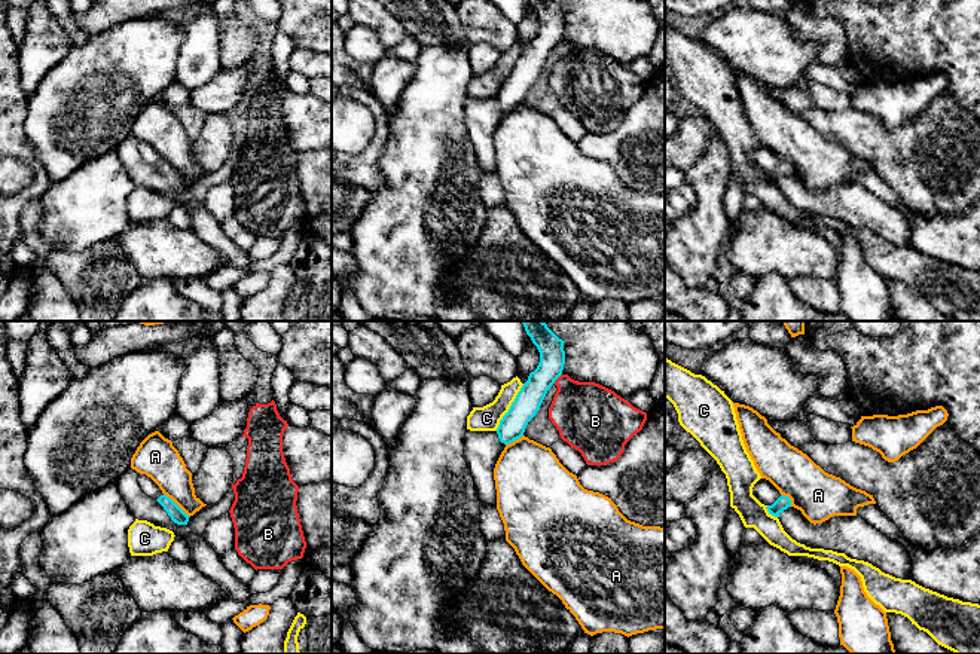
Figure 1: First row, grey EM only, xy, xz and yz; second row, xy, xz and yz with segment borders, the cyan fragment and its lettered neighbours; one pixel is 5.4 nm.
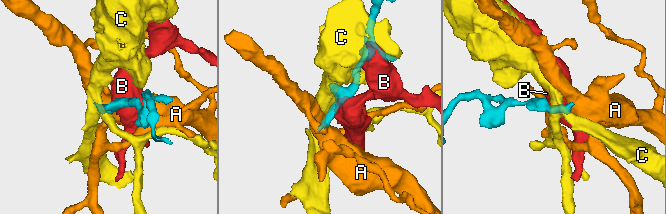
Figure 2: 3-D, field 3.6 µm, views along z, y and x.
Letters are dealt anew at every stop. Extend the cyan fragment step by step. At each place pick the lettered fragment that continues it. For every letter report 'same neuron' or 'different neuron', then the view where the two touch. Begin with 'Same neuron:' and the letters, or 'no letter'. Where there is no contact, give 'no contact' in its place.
Same neuron: no letter
A: different neuron | xy
B: different neuron | xz
C: different neuron | xz

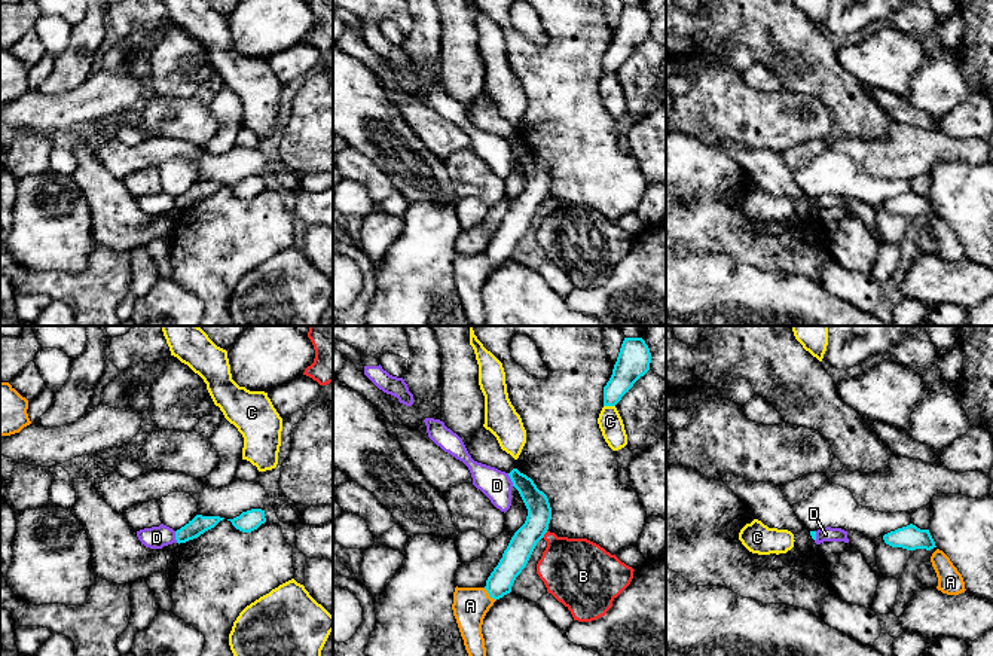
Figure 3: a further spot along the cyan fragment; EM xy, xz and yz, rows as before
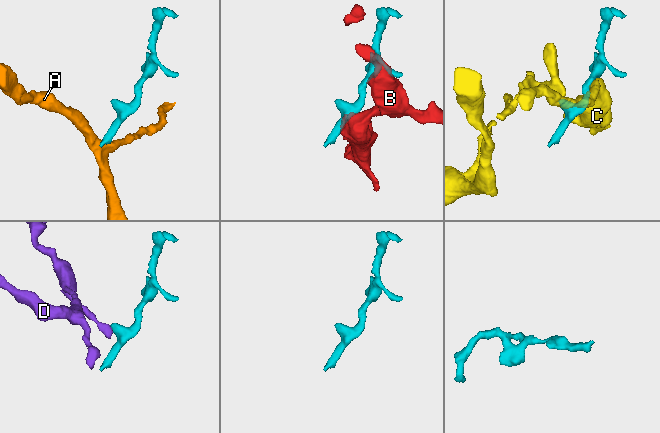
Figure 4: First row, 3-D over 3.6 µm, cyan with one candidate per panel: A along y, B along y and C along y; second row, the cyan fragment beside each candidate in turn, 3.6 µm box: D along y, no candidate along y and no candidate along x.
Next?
Same neuron: no letter
A: different neuron | xz
B: different neuron | xz
C: different neuron | xz
D: different neuron | xz

